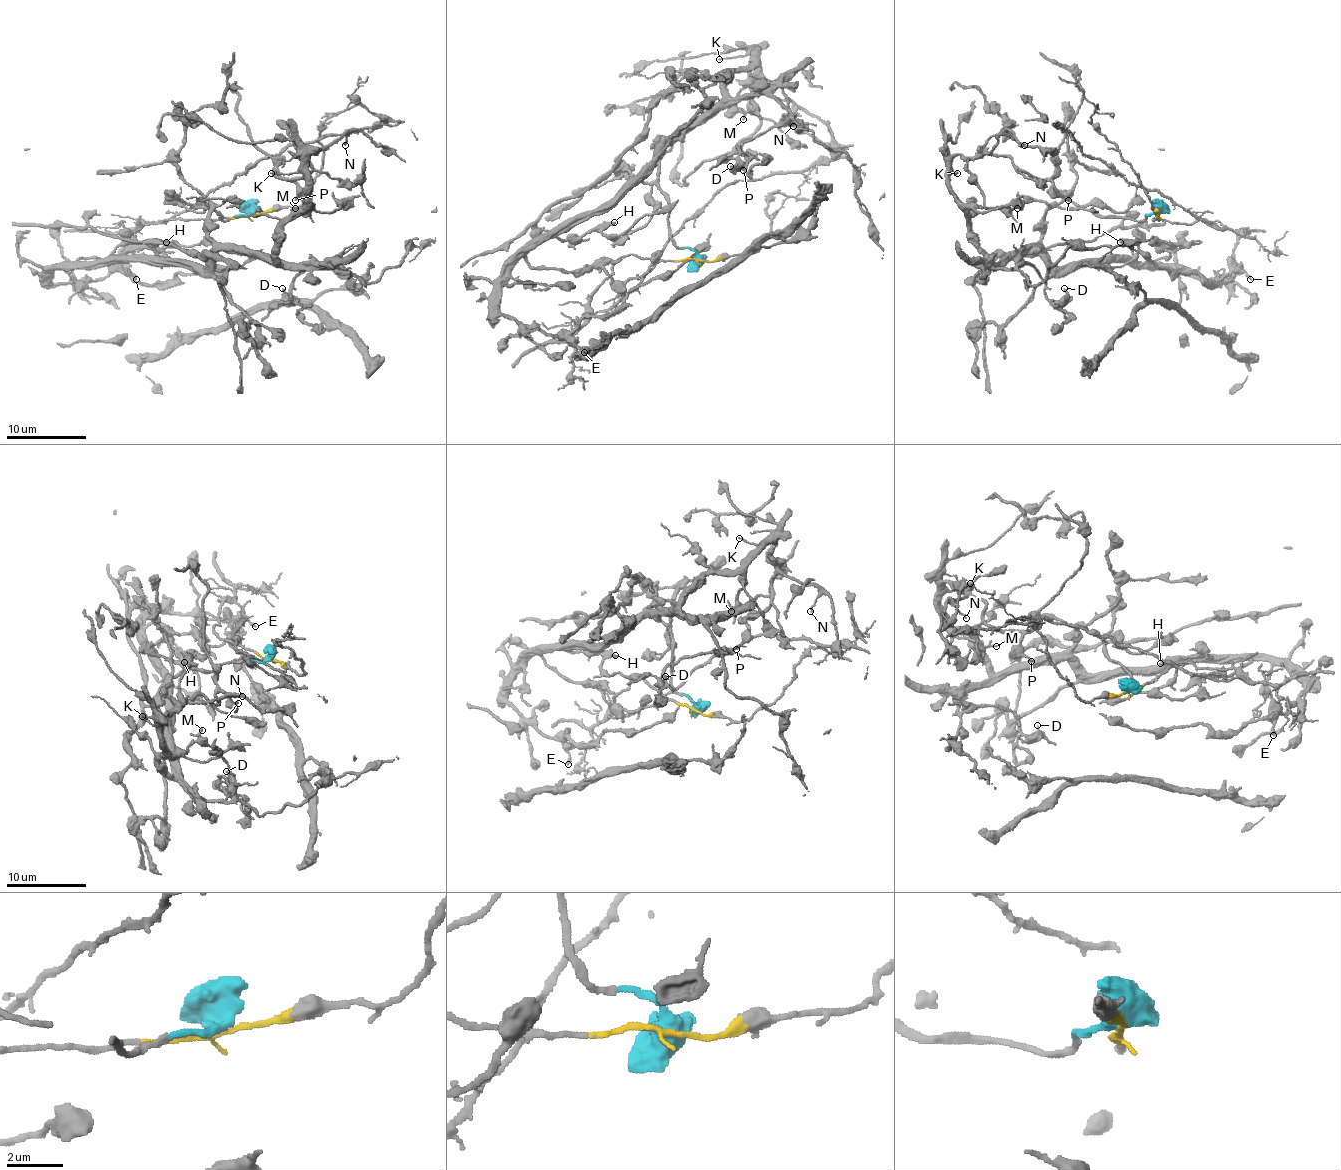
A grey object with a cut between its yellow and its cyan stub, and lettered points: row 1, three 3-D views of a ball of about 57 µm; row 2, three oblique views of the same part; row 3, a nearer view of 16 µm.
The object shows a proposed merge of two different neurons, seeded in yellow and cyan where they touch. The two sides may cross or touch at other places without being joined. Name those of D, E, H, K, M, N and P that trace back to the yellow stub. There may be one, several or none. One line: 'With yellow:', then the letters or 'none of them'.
With yellow: none of them

